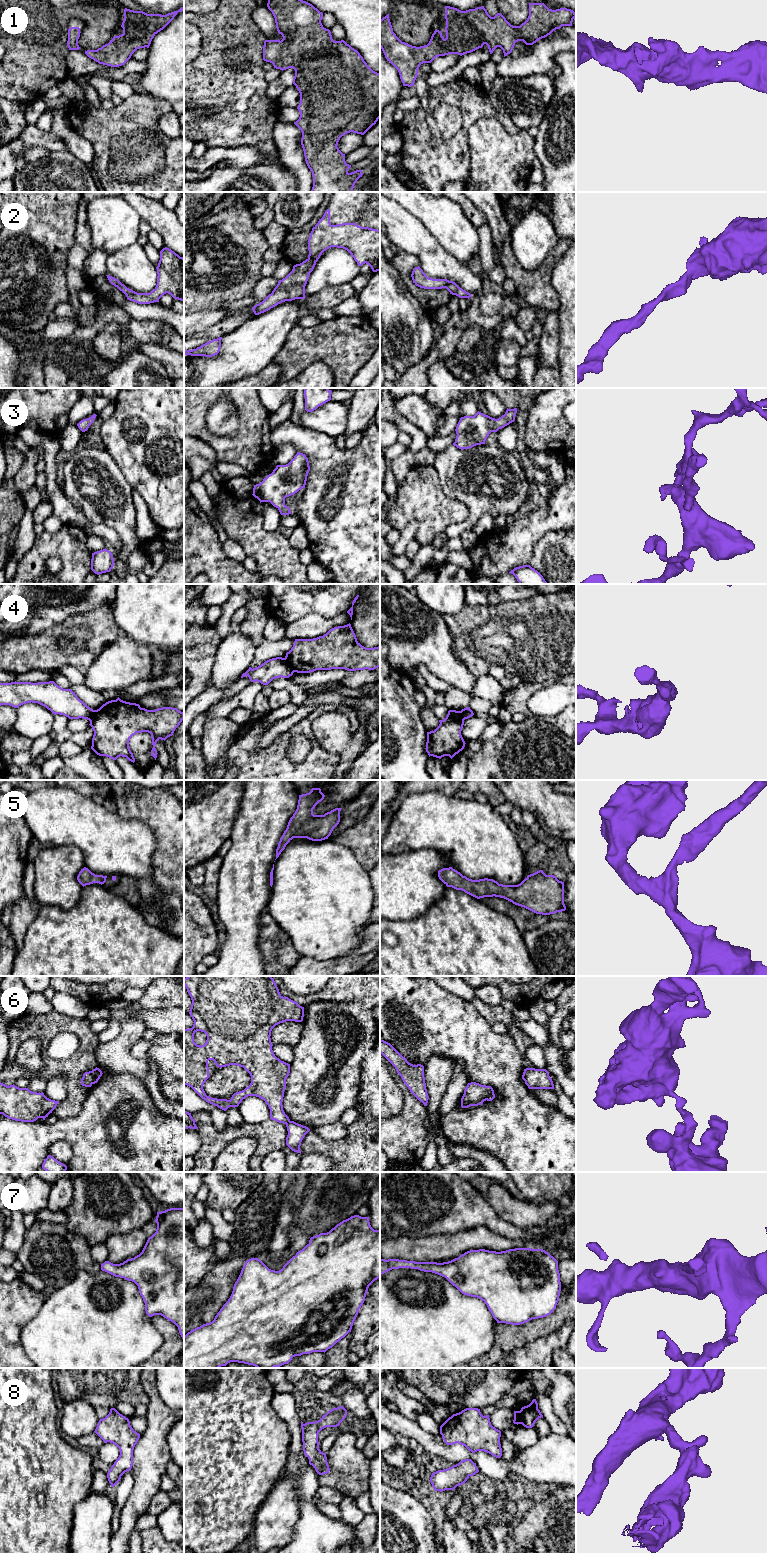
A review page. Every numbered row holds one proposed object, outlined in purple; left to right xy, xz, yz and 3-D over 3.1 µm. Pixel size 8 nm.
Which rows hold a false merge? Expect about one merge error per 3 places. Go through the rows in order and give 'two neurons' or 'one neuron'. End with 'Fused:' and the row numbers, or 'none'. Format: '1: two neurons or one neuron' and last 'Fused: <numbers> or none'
1: one neuron
2: one neuron
3: one neuron
4: two neurons
5: one neuron
6: two neurons
7: one neuron
8: one neuron
Fused: 4, 6

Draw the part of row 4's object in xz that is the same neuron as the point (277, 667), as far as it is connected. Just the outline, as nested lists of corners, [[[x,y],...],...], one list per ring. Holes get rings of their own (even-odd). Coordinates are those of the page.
[[[276,657],[265,661],[256,668],[251,668],[242,674],[241,678],[248,676],[251,682],[260,682],[268,685],[275,678],[289,678],[294,673],[285,658]]]

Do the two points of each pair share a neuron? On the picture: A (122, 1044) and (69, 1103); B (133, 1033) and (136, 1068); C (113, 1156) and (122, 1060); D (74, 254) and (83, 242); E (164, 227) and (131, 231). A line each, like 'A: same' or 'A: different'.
A: different
B: same
C: different
D: different
E: different

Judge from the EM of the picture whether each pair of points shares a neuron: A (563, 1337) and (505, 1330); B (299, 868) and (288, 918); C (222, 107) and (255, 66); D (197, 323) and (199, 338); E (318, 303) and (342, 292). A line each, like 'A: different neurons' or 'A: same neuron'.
A: different neurons
B: same neuron
C: same neuron
D: different neurons
E: same neuron

